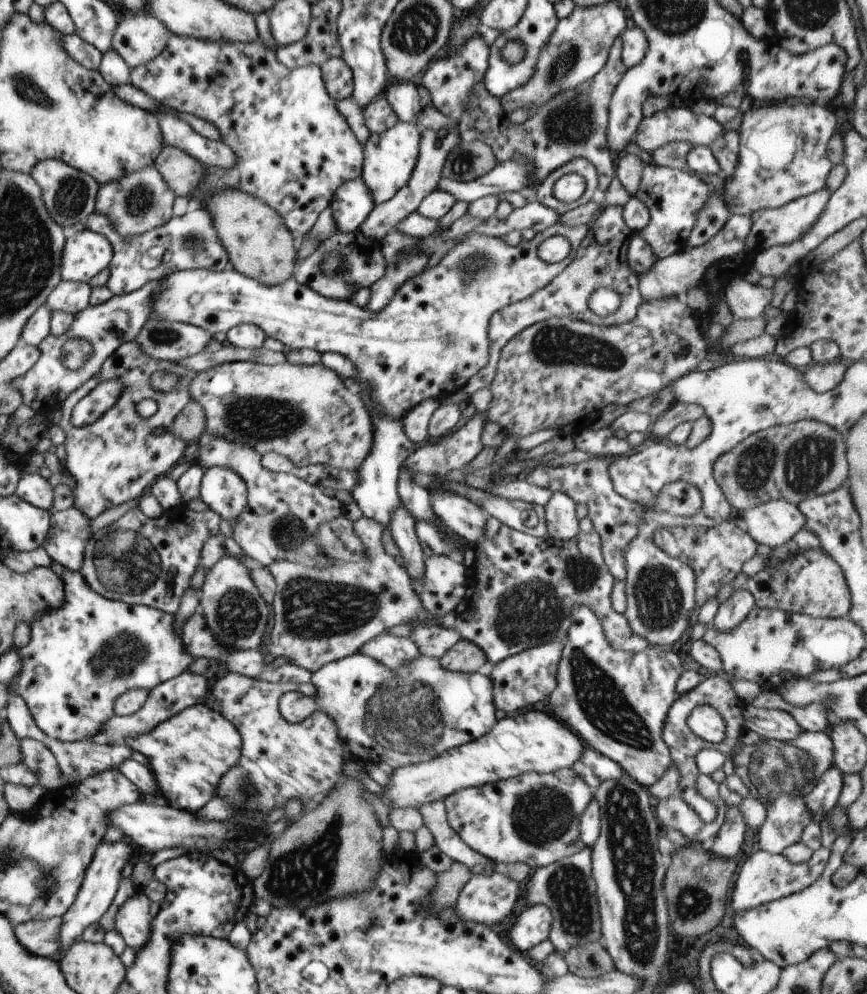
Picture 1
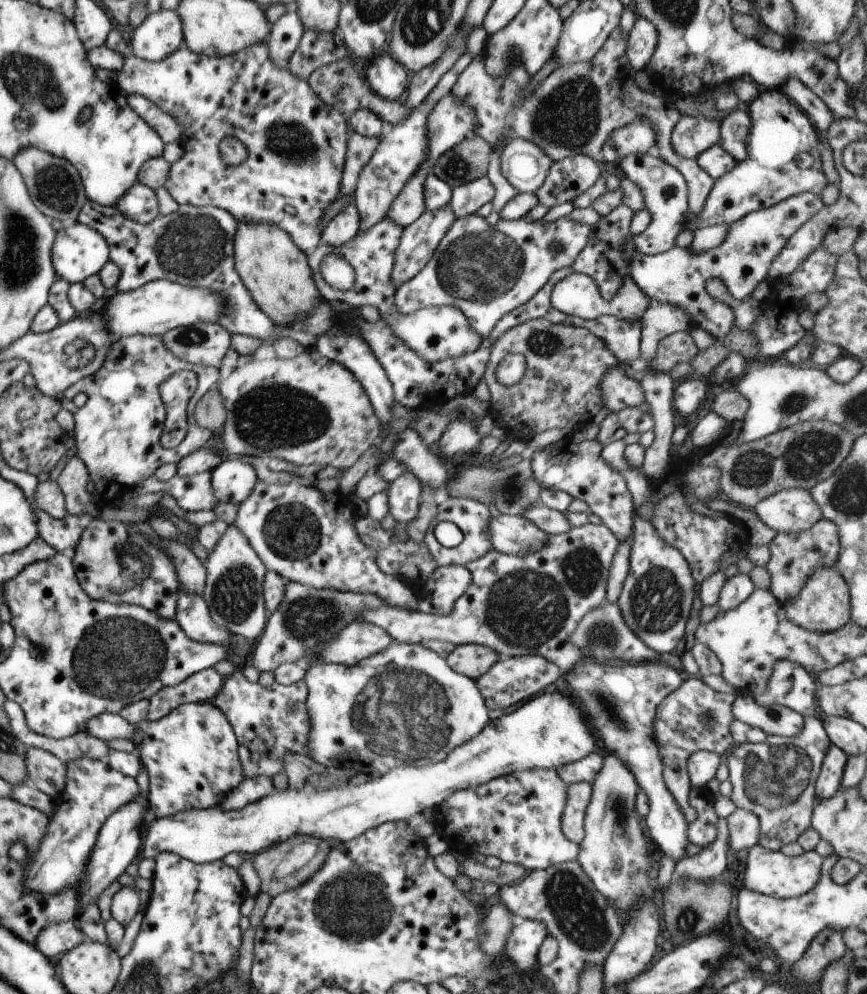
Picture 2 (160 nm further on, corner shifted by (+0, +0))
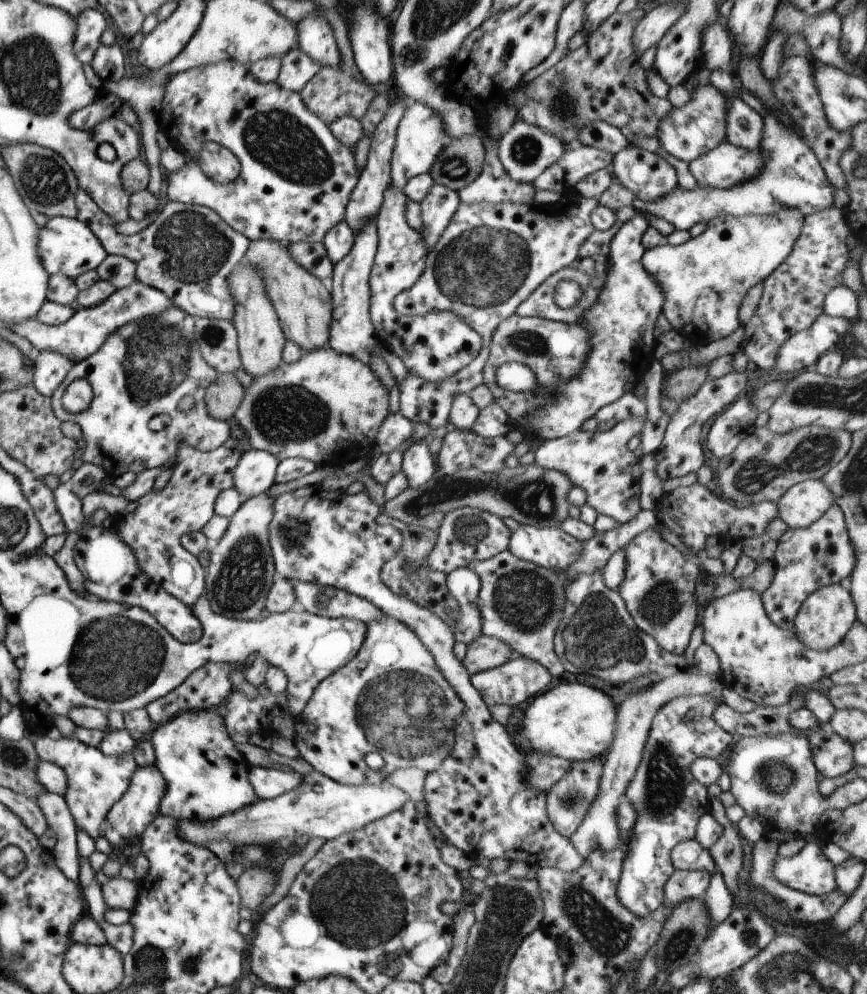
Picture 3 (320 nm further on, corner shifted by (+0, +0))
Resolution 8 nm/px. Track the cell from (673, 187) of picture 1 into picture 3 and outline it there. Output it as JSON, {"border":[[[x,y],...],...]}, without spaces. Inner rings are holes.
{"border":[[[632,145],[613,155],[609,167],[613,178],[629,192],[633,192],[636,203],[647,204],[647,202],[661,200],[663,196],[669,196],[669,192],[673,192],[678,187],[675,170],[663,158]]]}

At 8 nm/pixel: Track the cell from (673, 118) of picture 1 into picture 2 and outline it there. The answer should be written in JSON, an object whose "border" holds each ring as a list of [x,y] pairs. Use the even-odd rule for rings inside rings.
{"border":[[[641,117],[613,129],[608,134],[608,140],[615,149],[618,159],[627,155],[643,154],[654,145],[654,129]]]}

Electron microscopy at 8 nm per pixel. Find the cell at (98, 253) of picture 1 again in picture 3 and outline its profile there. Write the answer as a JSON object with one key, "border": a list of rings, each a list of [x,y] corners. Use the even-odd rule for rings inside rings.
{"border":[[[49,217],[37,234],[37,256],[47,274],[75,279],[89,270],[96,270],[108,256],[103,246],[85,224],[74,218]]]}

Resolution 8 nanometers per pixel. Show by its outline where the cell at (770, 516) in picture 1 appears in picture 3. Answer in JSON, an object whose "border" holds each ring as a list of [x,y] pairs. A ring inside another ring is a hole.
{"border":[[[805,480],[791,486],[775,504],[777,518],[783,521],[787,529],[805,528],[816,522],[833,505],[833,496],[827,492],[829,488],[819,480]]]}

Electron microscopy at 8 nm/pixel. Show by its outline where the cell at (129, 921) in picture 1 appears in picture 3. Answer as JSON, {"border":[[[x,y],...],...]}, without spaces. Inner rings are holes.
{"border":[[[120,877],[104,878],[101,895],[103,895],[103,901],[107,908],[131,912],[137,902],[136,886],[134,881],[124,880]]]}

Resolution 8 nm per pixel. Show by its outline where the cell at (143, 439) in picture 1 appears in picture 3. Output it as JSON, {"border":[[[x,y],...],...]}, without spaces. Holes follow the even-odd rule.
{"border":[[[167,308],[157,316],[135,320],[133,324],[125,324],[117,332],[105,338],[104,344],[90,356],[69,370],[53,394],[51,394],[51,409],[55,417],[68,419],[81,427],[82,443],[77,460],[83,463],[95,464],[101,468],[105,478],[119,478],[125,472],[135,475],[150,468],[159,468],[174,460],[179,450],[179,444],[189,446],[197,451],[210,452],[230,440],[227,422],[215,420],[205,412],[204,395],[209,384],[216,380],[218,374],[205,364],[193,340],[194,318],[182,312],[179,308]],[[75,379],[84,379],[91,386],[91,402],[87,410],[69,413],[62,408],[61,397],[68,384]],[[184,396],[193,397],[194,405],[183,413],[177,409],[177,404]]]}

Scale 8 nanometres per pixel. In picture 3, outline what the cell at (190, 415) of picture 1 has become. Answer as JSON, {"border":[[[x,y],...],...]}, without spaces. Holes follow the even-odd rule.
{"border":[[[219,373],[216,380],[205,390],[205,412],[215,420],[227,420],[235,412],[242,397],[243,389],[235,375]]]}

